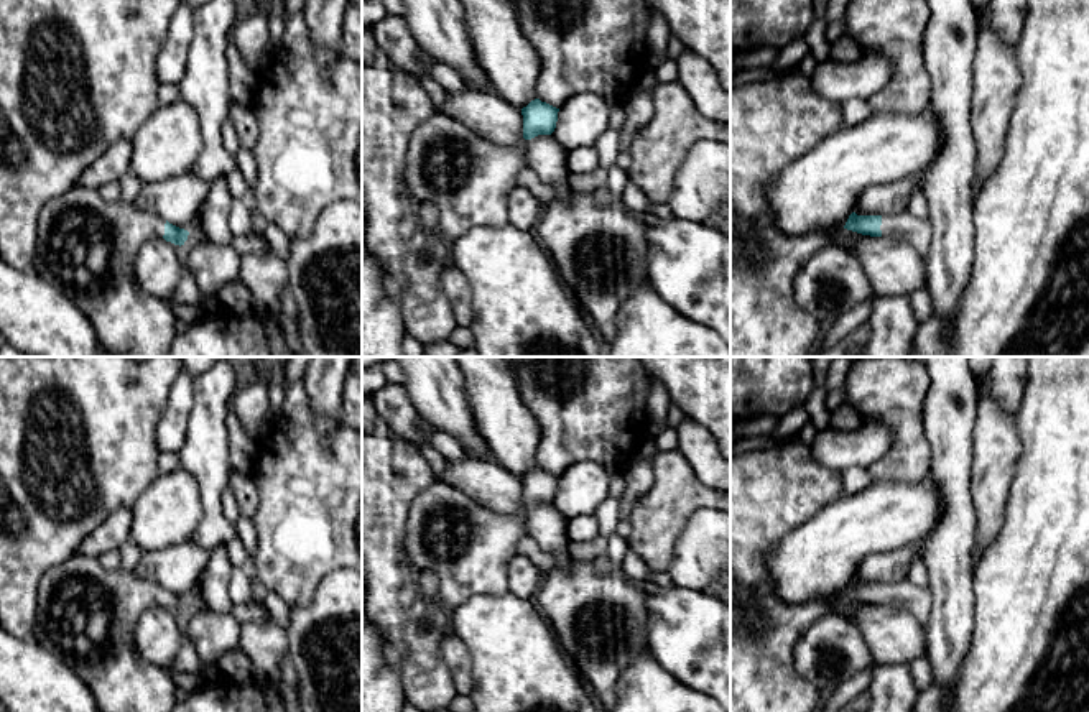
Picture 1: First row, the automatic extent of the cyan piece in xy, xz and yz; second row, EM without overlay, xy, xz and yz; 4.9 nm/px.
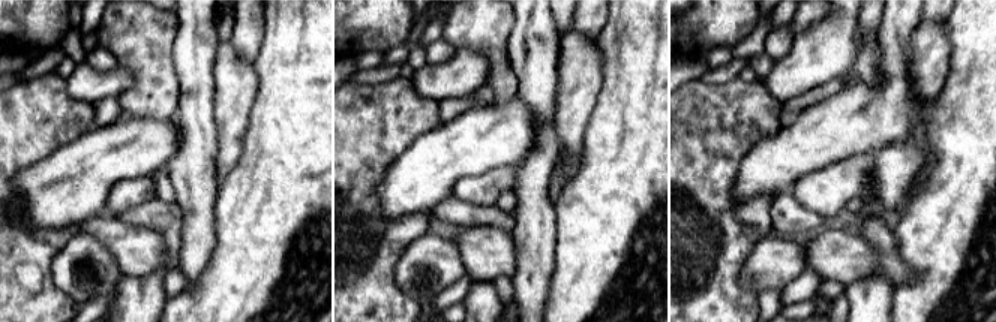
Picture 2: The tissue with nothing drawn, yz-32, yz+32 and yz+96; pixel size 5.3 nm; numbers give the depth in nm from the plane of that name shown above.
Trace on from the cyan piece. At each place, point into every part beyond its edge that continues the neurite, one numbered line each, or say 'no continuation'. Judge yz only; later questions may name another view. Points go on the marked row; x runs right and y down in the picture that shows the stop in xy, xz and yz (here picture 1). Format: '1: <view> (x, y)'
1: yz (918, 231)

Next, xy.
1: xy (86, 247)

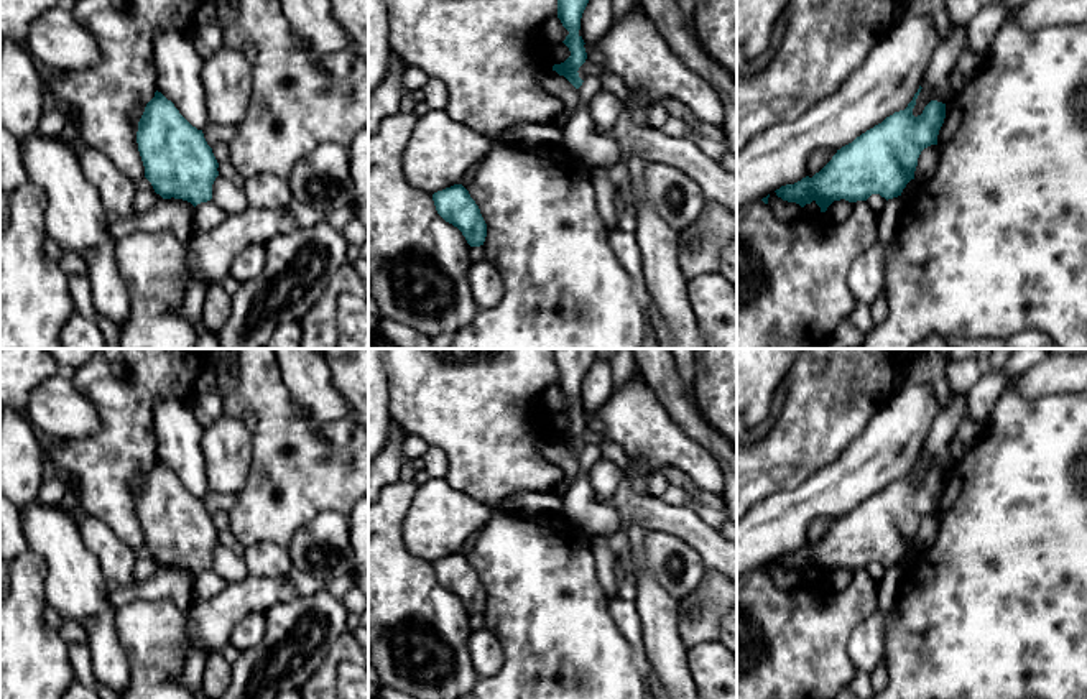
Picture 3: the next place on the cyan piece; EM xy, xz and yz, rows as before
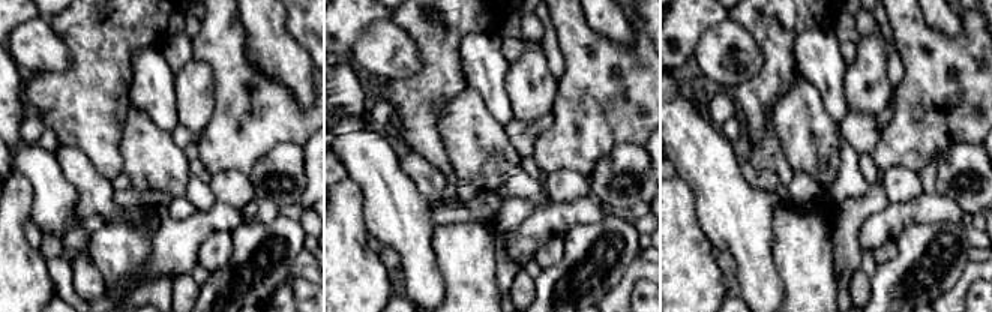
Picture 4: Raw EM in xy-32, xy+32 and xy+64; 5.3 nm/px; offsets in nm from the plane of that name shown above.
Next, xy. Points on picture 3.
no continuation

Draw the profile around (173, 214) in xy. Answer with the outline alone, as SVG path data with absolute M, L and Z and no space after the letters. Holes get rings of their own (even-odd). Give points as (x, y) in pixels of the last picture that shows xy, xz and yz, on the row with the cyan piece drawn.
M163 199L150 212L135 214L132 217L118 219L110 227L110 235L117 240L133 232L173 232L183 243L192 234L194 206L183 199Z

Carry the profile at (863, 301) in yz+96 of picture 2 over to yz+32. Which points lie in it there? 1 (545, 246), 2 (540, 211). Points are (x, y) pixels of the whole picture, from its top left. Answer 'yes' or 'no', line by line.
1: yes
2: yes

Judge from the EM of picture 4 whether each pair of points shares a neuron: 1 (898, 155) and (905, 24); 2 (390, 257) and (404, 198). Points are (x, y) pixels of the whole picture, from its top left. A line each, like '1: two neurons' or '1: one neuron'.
1: one neuron
2: two neurons

